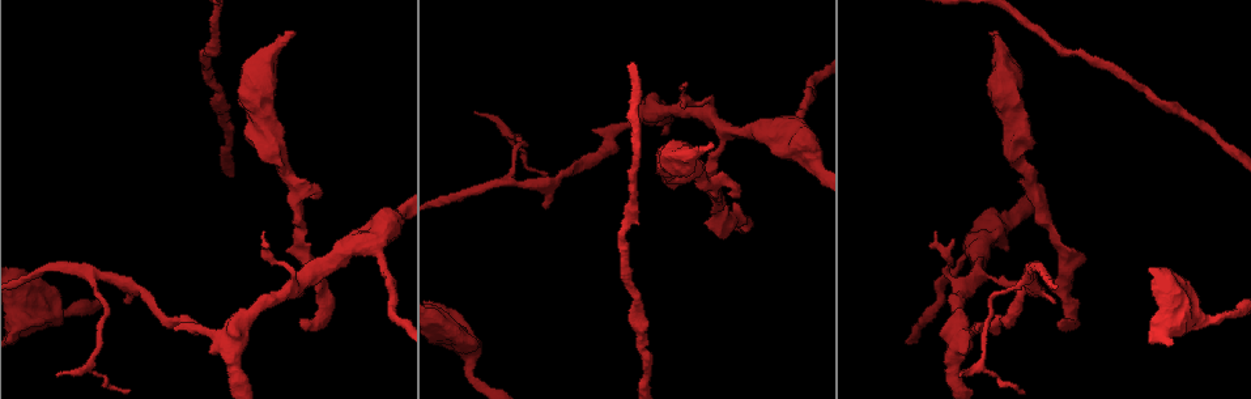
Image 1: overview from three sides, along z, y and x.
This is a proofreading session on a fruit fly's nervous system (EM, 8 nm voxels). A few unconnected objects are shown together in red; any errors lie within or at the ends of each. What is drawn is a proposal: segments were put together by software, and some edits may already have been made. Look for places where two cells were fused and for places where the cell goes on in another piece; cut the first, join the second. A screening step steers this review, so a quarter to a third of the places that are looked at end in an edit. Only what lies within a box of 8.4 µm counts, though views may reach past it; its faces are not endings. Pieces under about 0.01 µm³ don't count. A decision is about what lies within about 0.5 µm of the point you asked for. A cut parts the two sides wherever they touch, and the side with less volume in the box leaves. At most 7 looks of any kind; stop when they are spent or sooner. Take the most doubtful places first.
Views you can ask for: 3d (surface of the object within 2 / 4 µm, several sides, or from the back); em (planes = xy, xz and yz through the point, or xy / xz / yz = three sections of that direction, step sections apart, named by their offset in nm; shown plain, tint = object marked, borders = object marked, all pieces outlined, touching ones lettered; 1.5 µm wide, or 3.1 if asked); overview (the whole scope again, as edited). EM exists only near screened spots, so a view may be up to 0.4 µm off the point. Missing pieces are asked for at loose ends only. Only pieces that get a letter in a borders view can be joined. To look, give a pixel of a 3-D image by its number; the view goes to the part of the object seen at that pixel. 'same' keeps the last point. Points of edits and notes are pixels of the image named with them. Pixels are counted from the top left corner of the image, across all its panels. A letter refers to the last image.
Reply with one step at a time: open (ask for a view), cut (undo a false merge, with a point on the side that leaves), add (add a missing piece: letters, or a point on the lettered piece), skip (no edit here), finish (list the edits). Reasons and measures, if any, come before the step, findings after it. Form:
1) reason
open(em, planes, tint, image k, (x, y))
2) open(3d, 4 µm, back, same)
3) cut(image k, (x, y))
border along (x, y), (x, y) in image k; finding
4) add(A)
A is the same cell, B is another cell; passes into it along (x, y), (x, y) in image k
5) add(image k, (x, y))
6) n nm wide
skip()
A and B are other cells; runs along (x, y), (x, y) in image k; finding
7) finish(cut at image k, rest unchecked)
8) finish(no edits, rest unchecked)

long arm stops here
open(em, xz, step 8, tint, image 1, (300, 321))

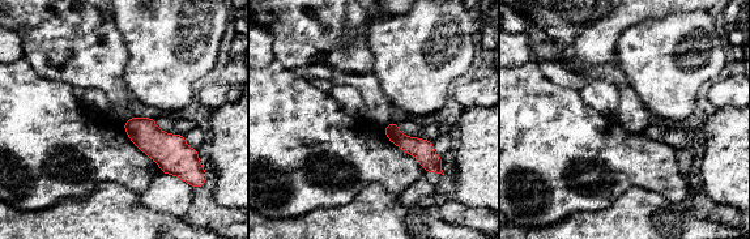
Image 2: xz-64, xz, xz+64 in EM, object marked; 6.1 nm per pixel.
another direction
open(em, planes, borders, same)

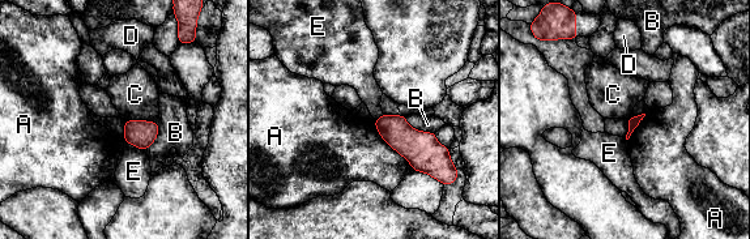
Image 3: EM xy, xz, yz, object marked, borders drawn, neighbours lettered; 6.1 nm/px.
skip()
A, B, C, D and E are other cells; no lettered piece goes on from it

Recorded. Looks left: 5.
free end
open(3d, 2 µm, image 1, (991, 33))

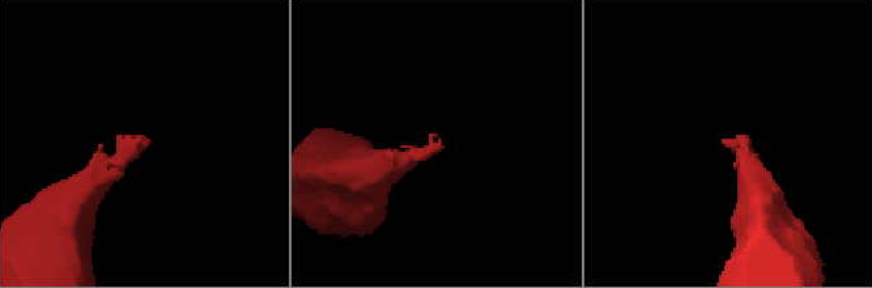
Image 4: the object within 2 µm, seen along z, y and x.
now the EM
open(em, yz, step 4, tint, image 4, (441, 146))

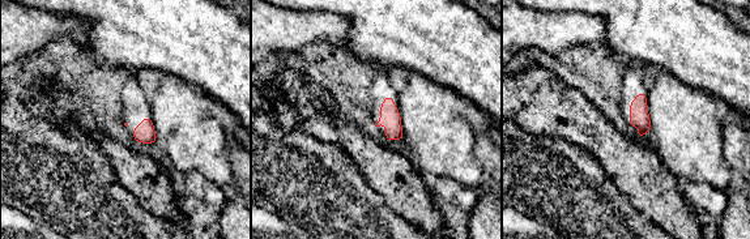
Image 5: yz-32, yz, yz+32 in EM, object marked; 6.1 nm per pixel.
cut it another way
open(em, xz, step 4, borders, same)

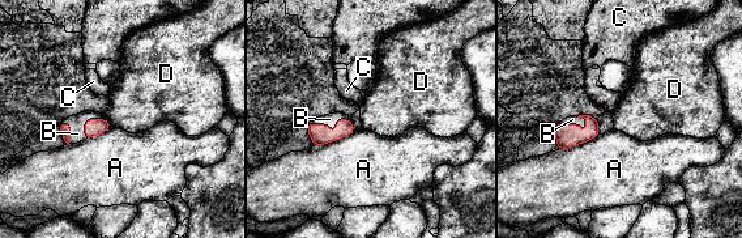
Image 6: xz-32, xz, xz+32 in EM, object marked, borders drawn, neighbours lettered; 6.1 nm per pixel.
A touches over 280 nm
add(B)
B is the same cell, A, C and D are other cells; passes into it along (319, 134), (331, 134), (329, 119) in image 6; it goes on there

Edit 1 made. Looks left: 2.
redraw
open(overview)

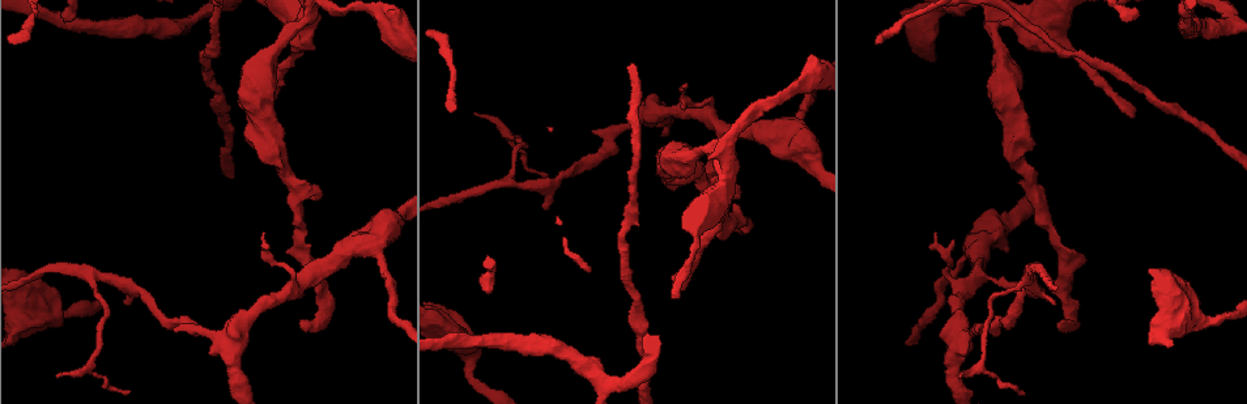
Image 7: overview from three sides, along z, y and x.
branch stops here
open(em, planes, borders, image 7, (1134, 114))

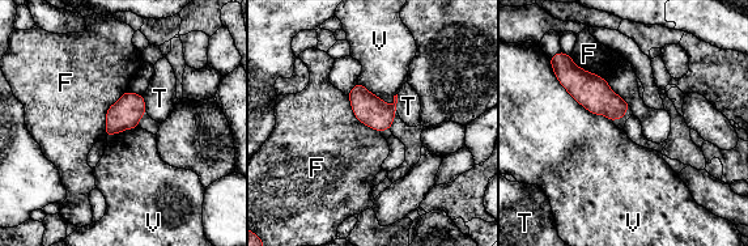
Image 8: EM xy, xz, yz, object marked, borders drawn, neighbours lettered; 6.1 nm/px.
130 nm wide; V touches over 480 nm
skip()
F, T and V are other cells; no lettered piece goes on from it

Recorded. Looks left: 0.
finish(add at image 6, rest unchecked)

